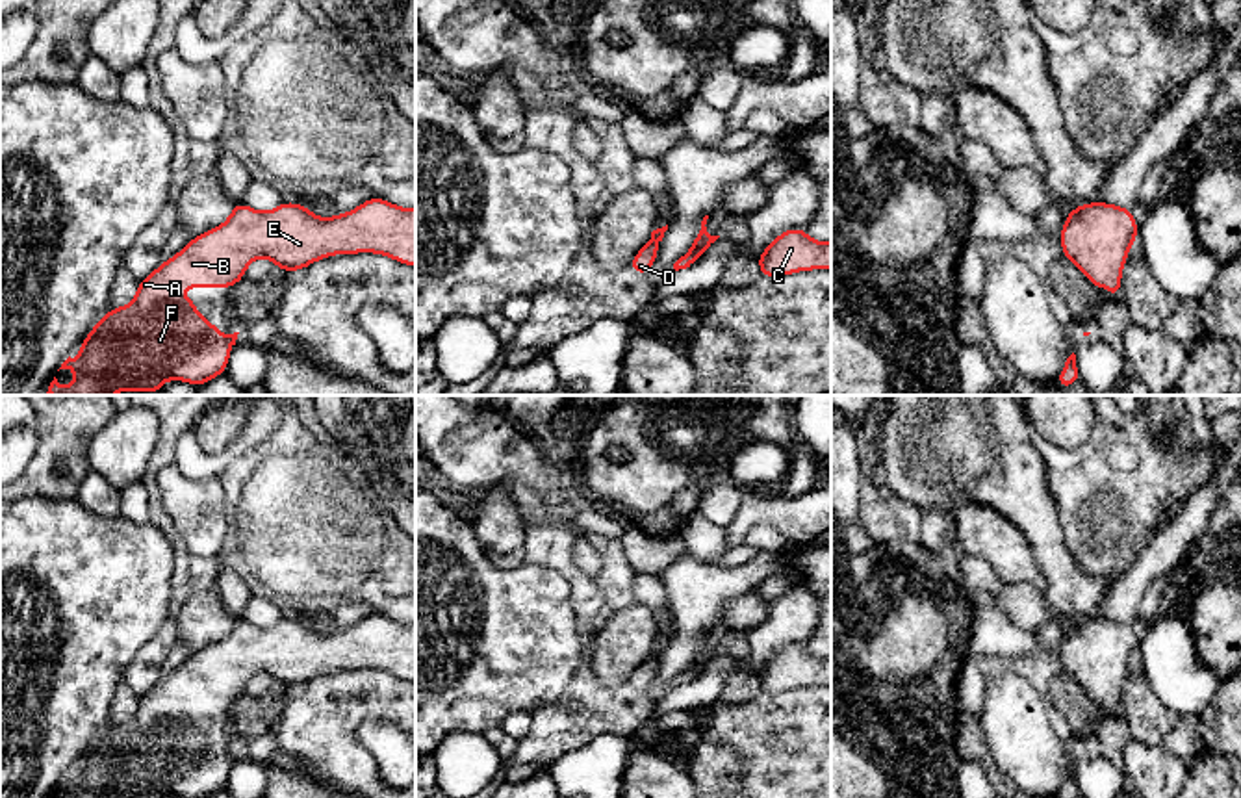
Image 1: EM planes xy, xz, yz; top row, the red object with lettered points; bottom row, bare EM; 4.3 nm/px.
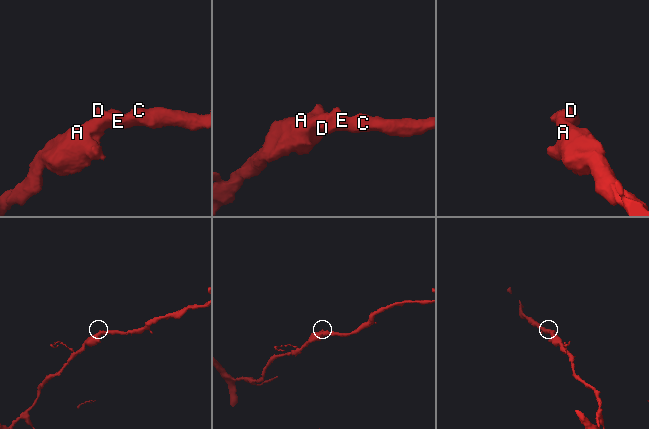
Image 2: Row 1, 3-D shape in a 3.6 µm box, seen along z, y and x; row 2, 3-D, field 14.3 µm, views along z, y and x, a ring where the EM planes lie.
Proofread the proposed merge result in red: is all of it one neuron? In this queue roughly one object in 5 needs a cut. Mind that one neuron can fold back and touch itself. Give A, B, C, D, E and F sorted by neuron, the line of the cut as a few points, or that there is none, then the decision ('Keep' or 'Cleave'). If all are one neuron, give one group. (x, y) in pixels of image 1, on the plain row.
Groups: A B C D E F. No split. Keep

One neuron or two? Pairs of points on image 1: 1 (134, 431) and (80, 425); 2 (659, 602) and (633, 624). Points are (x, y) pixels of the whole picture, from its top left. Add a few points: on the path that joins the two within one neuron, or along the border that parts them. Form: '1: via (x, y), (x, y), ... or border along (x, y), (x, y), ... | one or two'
1: border along (115, 414), (91, 440), (89, 468) | two
2: border along (639, 600), (652, 611) | two

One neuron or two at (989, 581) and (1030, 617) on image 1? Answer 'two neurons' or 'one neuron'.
one neuron

